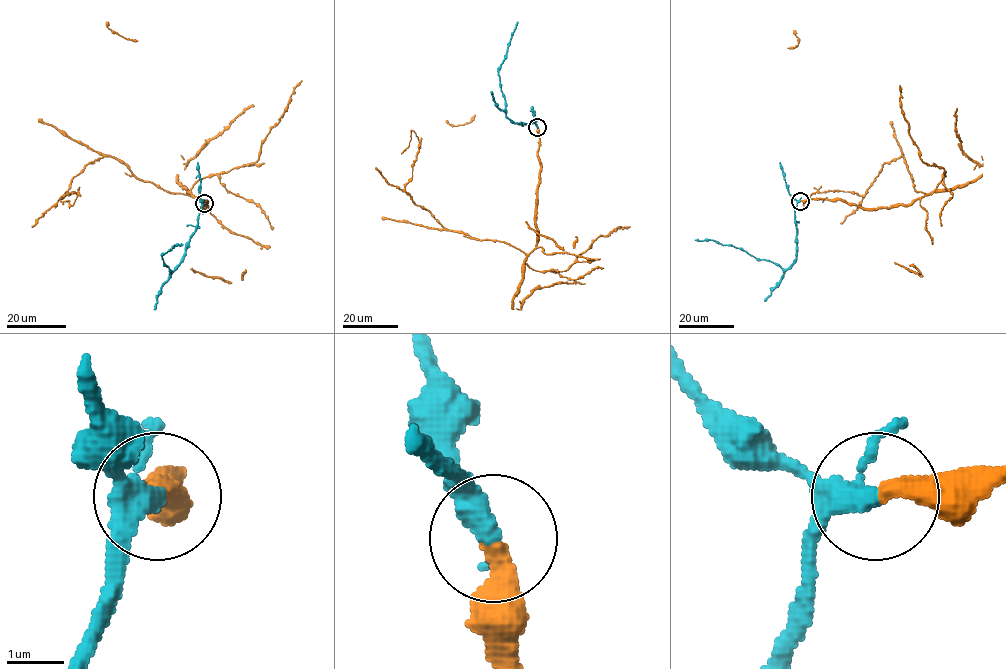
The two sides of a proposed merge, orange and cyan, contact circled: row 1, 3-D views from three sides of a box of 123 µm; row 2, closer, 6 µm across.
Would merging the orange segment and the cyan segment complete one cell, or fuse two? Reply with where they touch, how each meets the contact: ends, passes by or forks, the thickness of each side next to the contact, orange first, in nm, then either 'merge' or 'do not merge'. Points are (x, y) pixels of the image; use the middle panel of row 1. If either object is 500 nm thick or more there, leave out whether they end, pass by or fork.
place (537, 127); orange ends; cyan passes by; calibres 380 and 320 nm; merge

